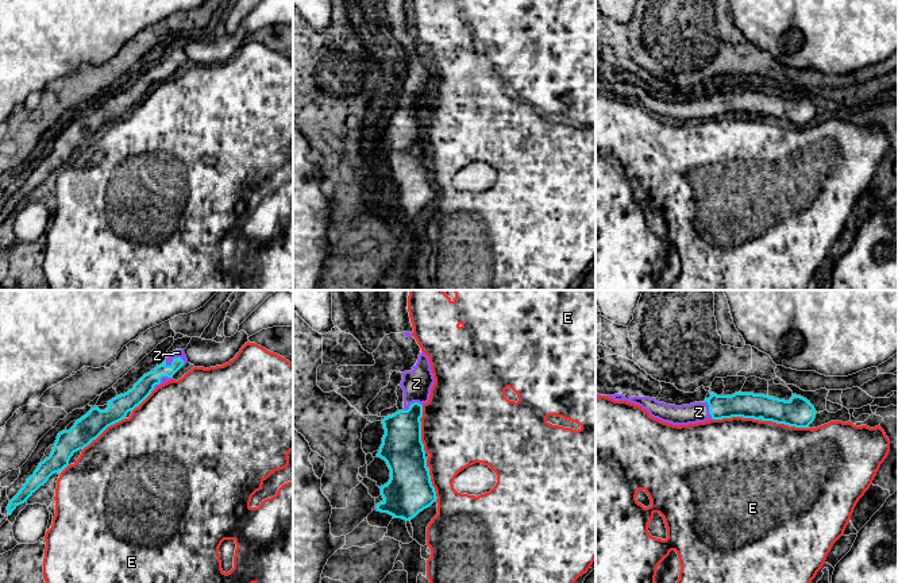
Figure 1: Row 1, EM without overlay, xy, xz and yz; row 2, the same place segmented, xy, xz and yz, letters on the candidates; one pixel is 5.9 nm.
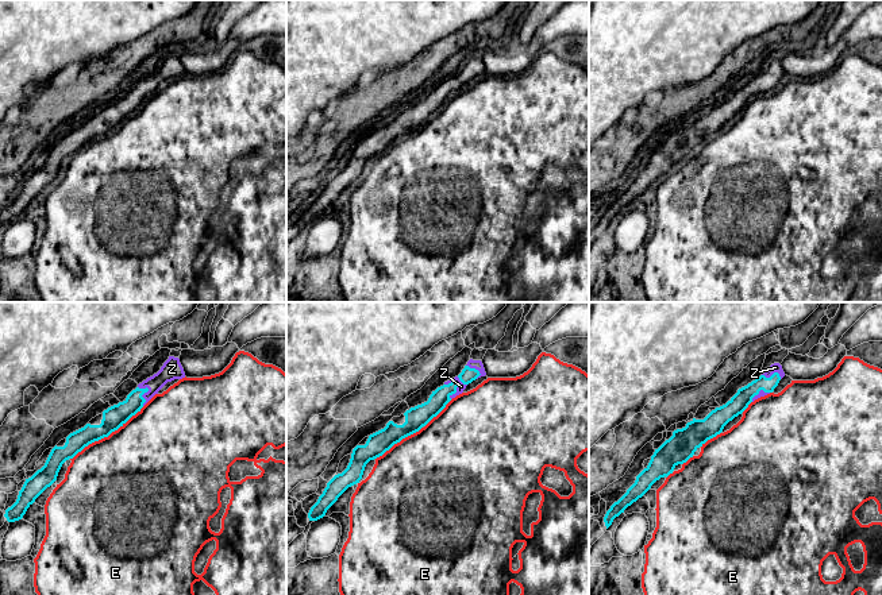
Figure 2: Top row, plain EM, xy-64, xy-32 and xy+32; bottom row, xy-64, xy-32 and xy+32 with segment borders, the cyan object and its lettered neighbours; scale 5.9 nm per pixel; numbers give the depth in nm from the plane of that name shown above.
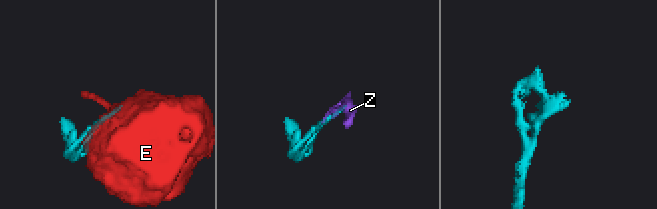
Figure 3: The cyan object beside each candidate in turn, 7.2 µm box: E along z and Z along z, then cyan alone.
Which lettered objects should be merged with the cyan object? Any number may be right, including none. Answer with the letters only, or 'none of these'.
Z

